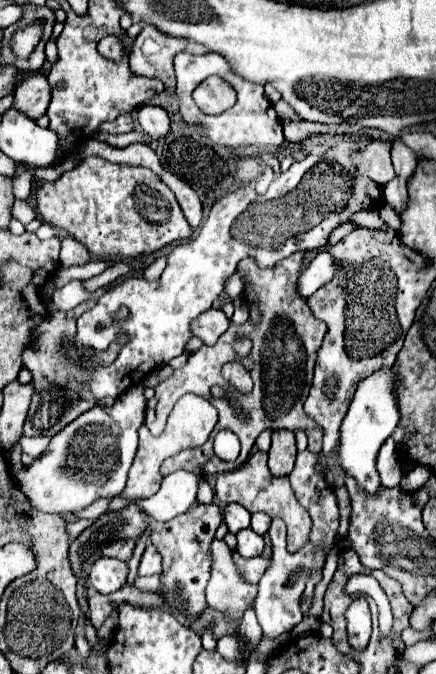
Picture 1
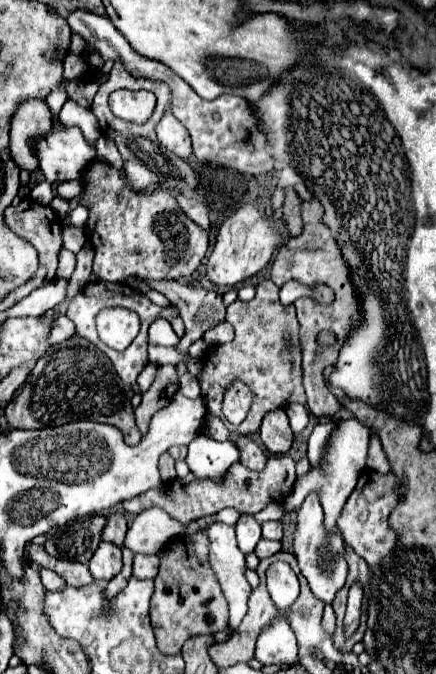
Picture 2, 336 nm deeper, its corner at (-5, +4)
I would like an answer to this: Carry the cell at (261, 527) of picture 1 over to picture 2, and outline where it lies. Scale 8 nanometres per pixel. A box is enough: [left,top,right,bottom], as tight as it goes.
[263,520,283,540]

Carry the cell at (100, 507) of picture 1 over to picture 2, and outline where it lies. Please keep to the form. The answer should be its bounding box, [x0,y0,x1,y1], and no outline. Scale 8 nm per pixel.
[123,456,295,524]

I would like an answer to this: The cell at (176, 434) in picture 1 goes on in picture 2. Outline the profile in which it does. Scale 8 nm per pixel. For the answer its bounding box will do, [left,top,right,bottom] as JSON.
[135,364,179,434]

